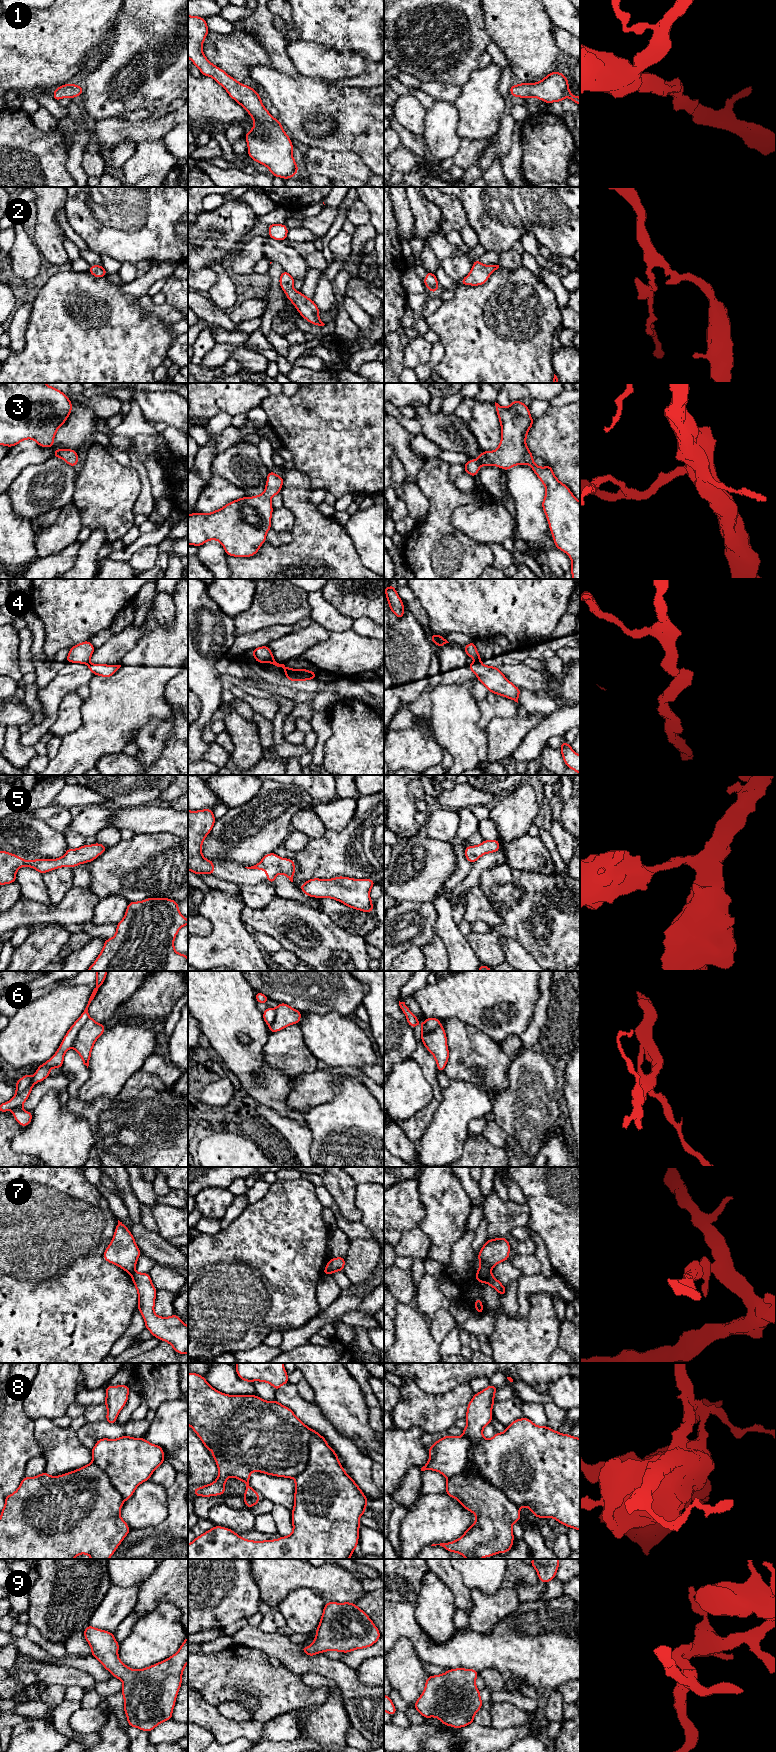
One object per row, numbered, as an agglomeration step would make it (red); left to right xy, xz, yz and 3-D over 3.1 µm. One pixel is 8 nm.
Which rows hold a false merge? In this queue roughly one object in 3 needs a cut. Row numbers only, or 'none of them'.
4, 6, 7

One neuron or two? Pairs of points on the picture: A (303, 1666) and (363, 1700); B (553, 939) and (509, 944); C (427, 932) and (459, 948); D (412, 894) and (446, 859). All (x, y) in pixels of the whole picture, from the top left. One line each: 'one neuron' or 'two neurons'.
A: one neuron
B: two neurons
C: two neurons
D: one neuron

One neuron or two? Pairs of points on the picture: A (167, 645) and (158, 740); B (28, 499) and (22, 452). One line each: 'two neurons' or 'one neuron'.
A: two neurons
B: two neurons

